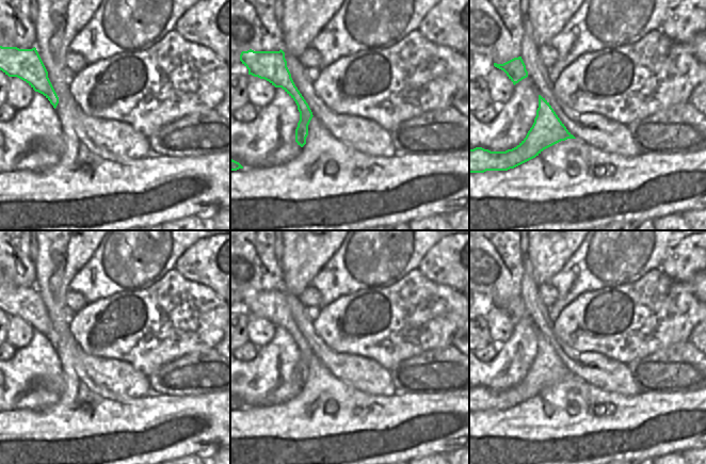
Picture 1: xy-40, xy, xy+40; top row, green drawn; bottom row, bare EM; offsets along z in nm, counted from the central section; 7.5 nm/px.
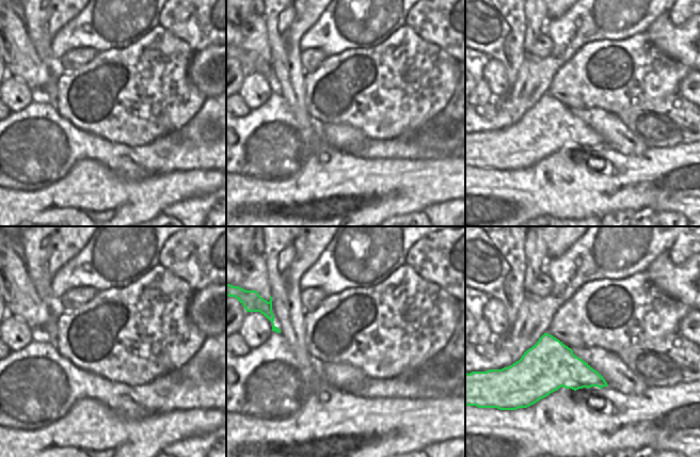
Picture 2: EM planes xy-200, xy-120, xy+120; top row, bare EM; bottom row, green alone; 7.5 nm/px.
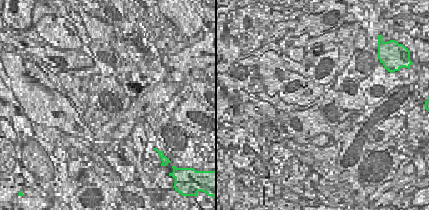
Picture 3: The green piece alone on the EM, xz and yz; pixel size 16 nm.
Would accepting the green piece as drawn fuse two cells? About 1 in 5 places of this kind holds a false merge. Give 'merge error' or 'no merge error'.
no merge error

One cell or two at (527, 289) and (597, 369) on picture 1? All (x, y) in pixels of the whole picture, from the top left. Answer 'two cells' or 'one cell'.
one cell

